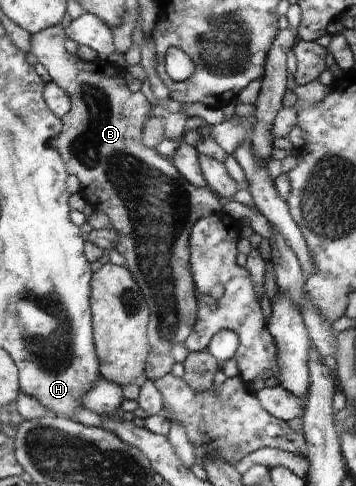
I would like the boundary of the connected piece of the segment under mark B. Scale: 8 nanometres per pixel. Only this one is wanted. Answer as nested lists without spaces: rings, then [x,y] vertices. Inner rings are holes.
[[[61,24],[33,34],[30,40],[32,46],[29,52],[36,56],[48,79],[58,84],[70,101],[70,110],[61,118],[62,132],[55,138],[53,145],[66,162],[66,170],[80,180],[81,193],[85,200],[110,218],[120,240],[116,250],[126,259],[128,272],[142,285],[145,299],[149,301],[150,354],[147,378],[155,381],[171,373],[175,363],[171,355],[172,346],[185,342],[198,324],[197,286],[190,268],[190,232],[198,220],[222,210],[223,199],[210,187],[198,188],[197,185],[190,184],[166,156],[160,155],[154,148],[146,148],[144,140],[140,140],[144,120],[150,112],[150,104],[142,90],[132,94],[126,88],[124,72],[127,70],[124,65],[120,65],[115,59],[102,57],[92,62],[84,62],[77,54],[68,54],[64,42],[66,34]]]

